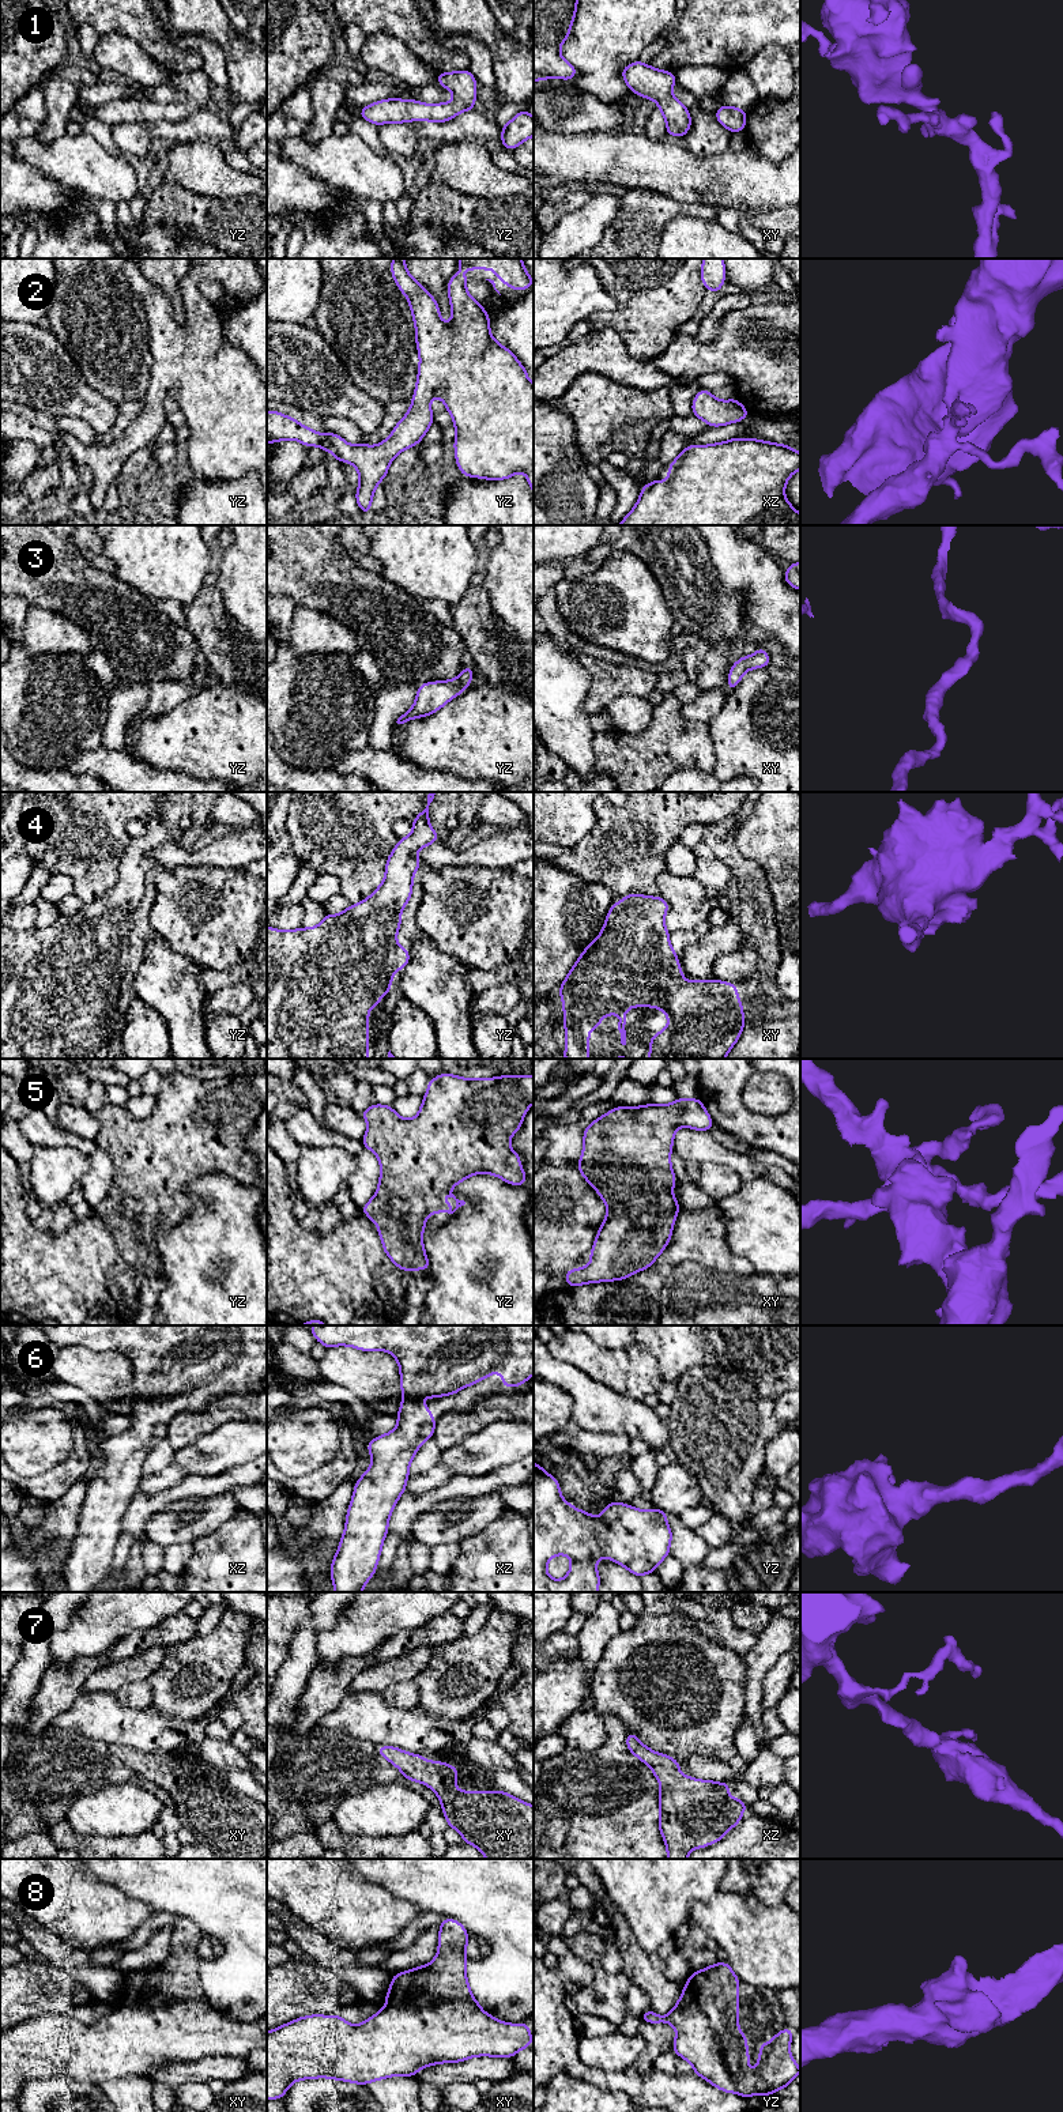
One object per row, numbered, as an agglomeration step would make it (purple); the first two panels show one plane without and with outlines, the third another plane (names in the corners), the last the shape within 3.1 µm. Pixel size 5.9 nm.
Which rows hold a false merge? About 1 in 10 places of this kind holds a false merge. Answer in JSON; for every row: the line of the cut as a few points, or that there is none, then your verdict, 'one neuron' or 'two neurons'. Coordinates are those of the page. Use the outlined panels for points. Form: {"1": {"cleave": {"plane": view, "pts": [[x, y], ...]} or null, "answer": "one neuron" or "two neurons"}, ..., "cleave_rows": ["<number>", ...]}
{"1": {"cleave": null, "answer": "one neuron"}, "2": {"cleave": null, "answer": "one neuron"}, "3": {"cleave": null, "answer": "one neuron"}, "4": {"cleave": null, "answer": "one neuron"}, "5": {"cleave": null, "answer": "one neuron"}, "6": {"cleave": null, "answer": "one neuron"}, "7": {"cleave": null, "answer": "one neuron"}, "8": {"cleave": null, "answer": "one neuron"}, "cleave_rows": []}

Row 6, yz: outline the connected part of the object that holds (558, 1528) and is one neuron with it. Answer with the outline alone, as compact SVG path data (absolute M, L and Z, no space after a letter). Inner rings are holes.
M534 1463L534 1592L598 1592L600 1576L596 1562L603 1555L637 1577L655 1572L670 1555L672 1532L666 1519L668 1513L659 1508L642 1511L619 1501L603 1508L604 1512L595 1517L572 1506L561 1496L559 1481ZM559 1554L568 1555L572 1565L563 1579L554 1580L546 1568Z

